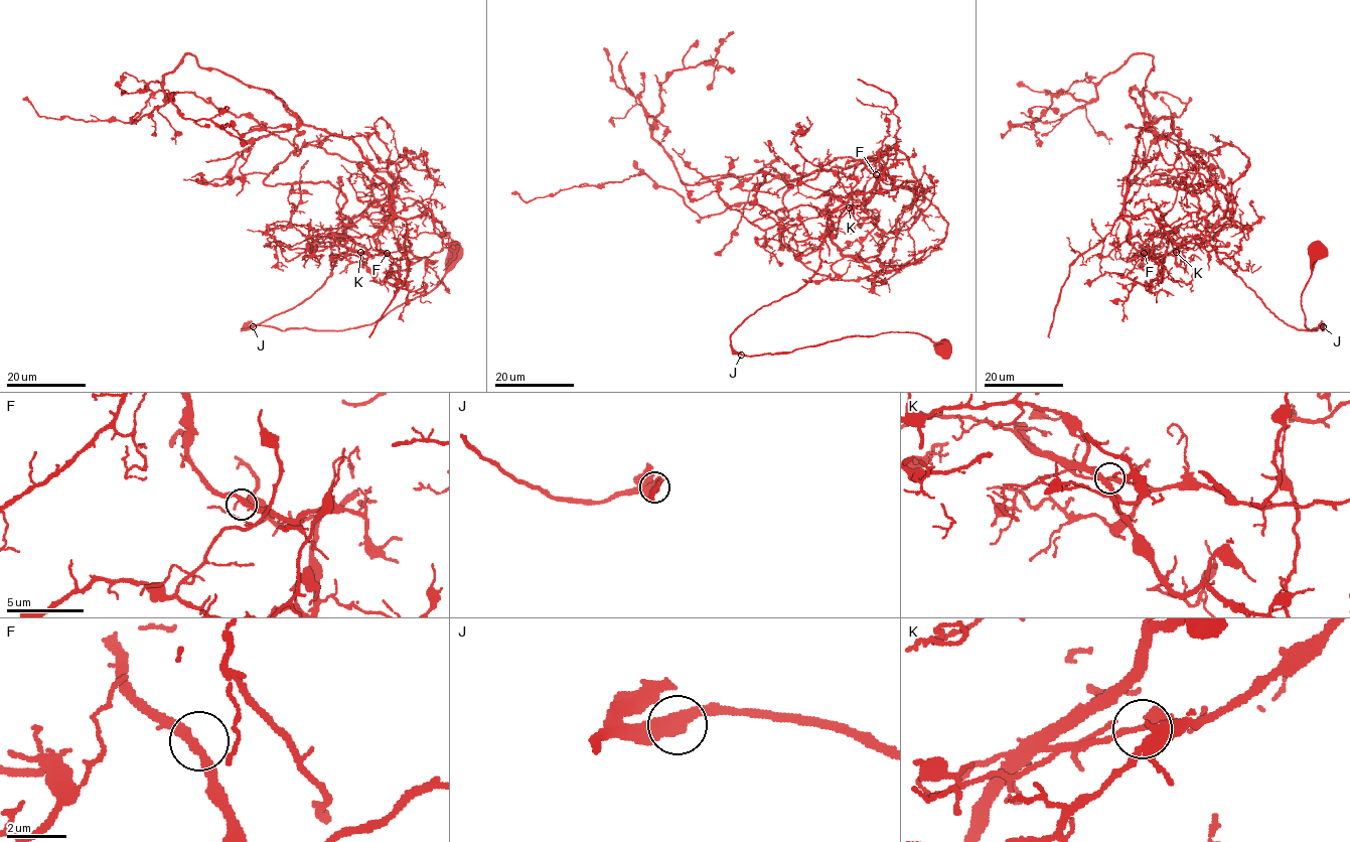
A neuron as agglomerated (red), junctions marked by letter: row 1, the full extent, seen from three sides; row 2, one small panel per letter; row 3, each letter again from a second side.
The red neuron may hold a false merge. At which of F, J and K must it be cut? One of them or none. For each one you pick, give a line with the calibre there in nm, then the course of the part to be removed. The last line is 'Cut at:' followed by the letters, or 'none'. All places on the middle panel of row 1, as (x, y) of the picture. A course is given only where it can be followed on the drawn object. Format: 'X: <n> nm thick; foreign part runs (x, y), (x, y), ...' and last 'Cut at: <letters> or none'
K: 280 nm thick; foreign part runs (849, 207), (878, 188), (863, 160), (880, 153), (681, 178), (652, 136), (660, 83), (732, 31)
Cut at: K

